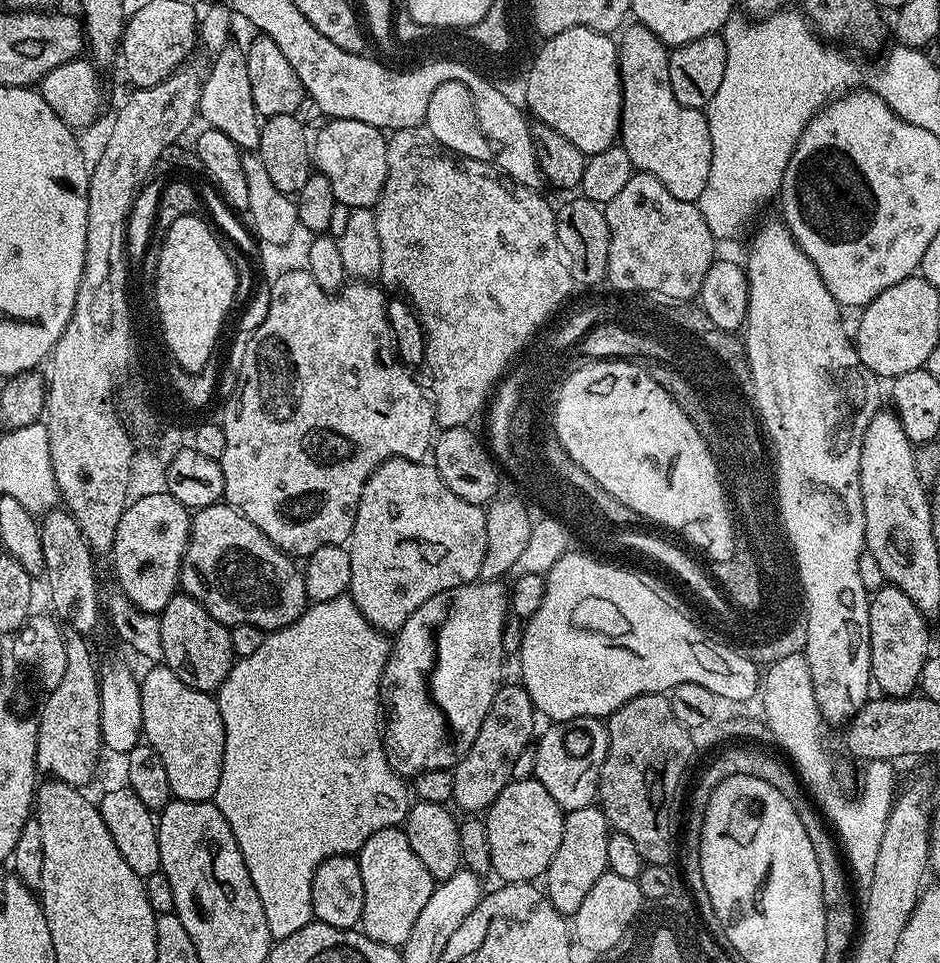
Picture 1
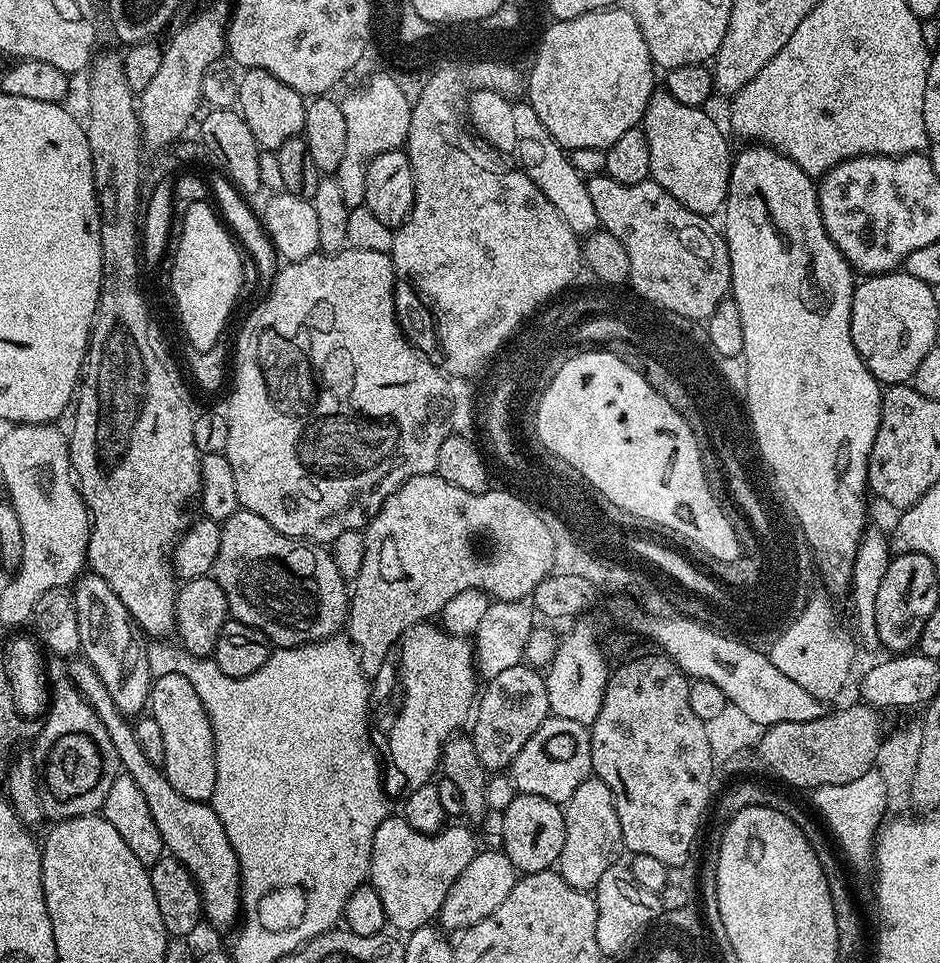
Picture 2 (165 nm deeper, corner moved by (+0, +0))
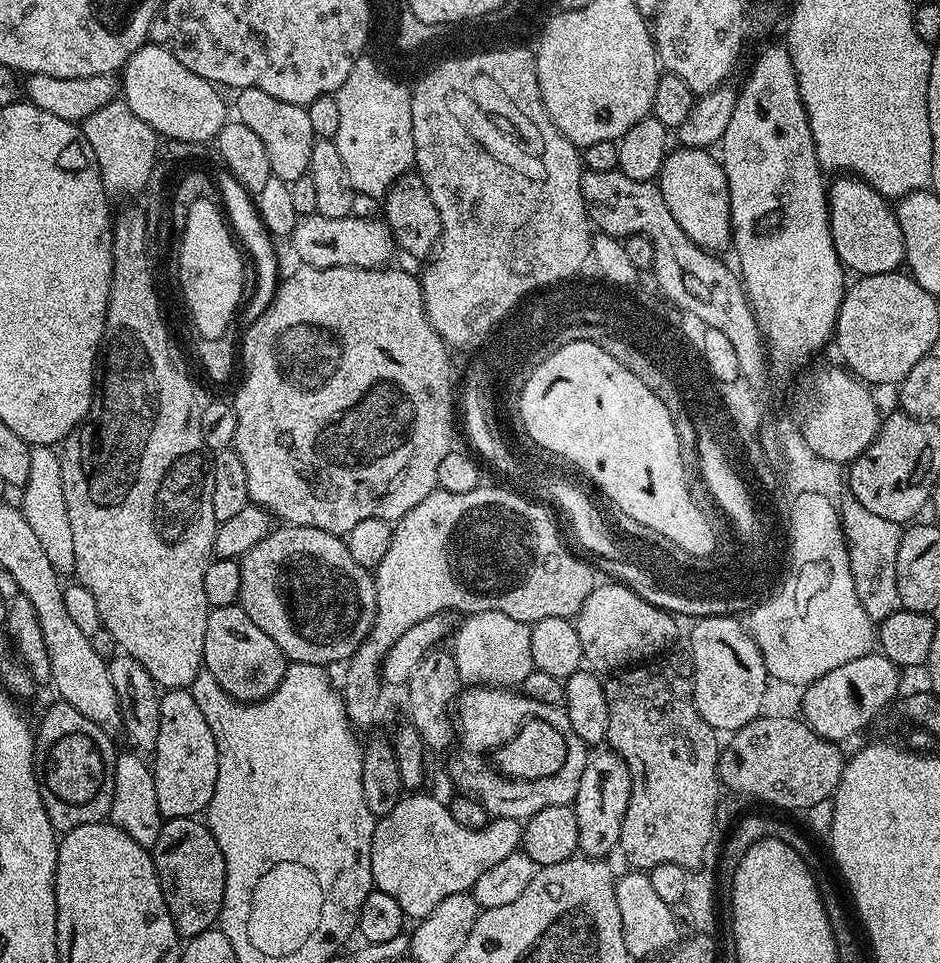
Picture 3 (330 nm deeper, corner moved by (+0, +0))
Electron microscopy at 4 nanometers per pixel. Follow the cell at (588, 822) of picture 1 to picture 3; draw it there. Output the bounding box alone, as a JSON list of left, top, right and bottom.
[574,750,631,858]

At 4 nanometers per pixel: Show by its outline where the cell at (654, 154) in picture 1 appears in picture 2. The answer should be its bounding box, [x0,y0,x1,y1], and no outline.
[642,90,734,218]

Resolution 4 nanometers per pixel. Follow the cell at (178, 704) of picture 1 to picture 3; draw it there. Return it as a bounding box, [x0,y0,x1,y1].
[150,688,218,817]

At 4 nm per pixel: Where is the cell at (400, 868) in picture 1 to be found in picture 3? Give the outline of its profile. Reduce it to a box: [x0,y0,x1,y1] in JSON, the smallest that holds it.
[370,795,522,918]

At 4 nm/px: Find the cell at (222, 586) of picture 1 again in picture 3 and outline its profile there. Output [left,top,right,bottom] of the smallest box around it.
[239,526,376,666]

